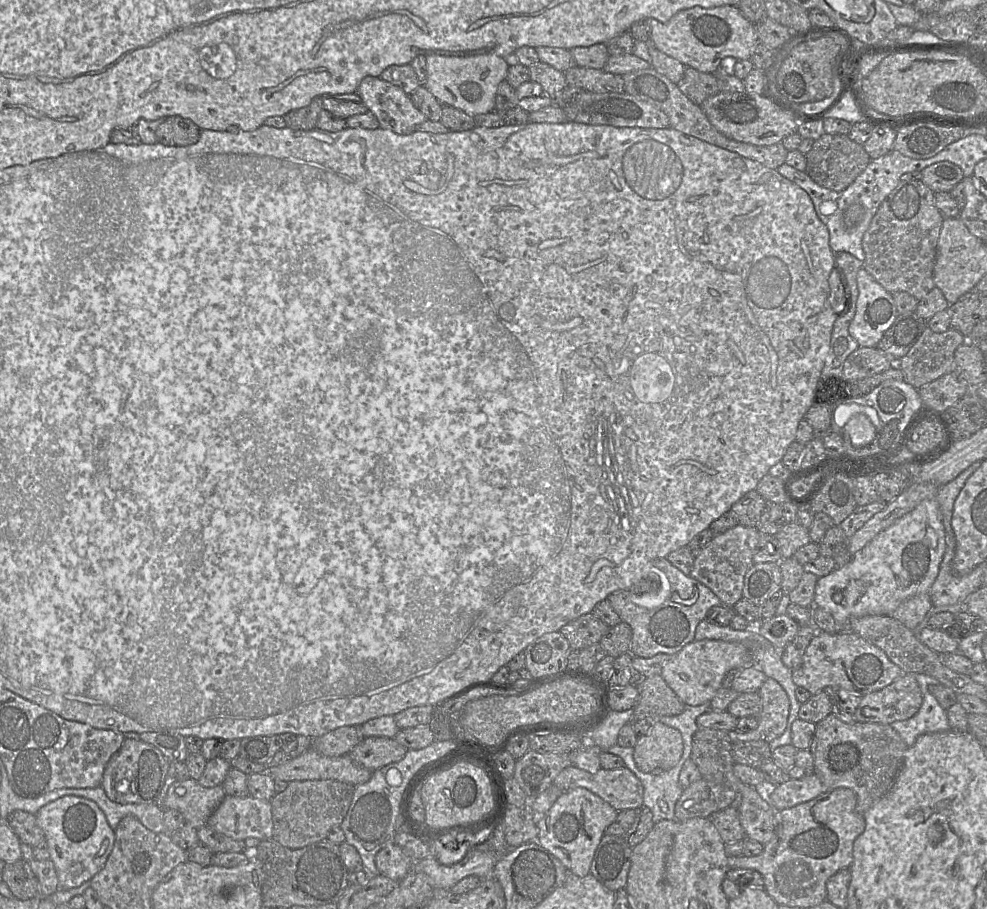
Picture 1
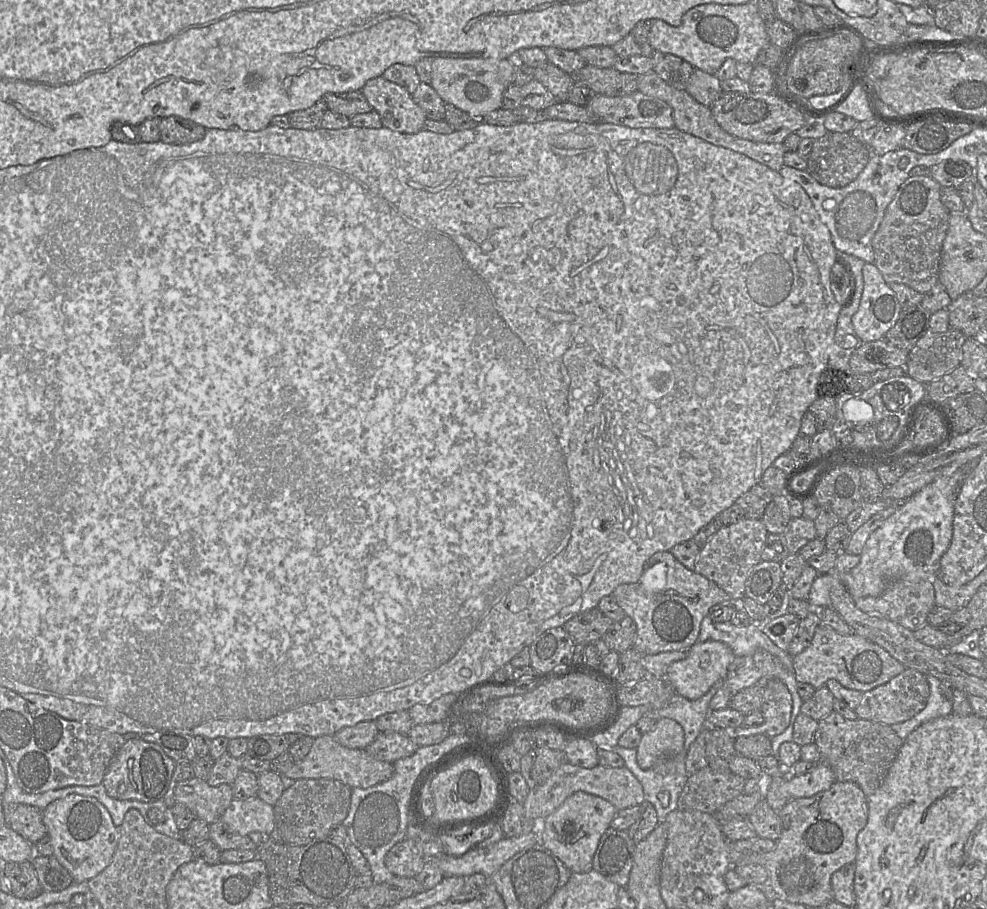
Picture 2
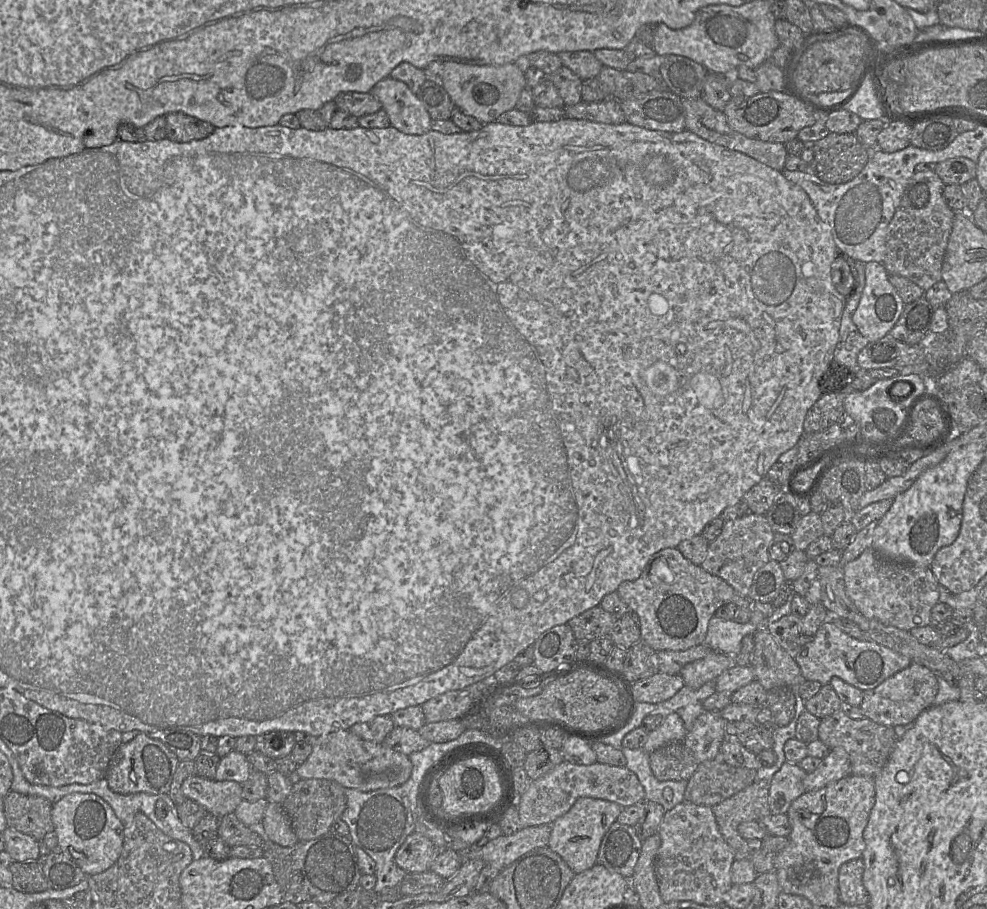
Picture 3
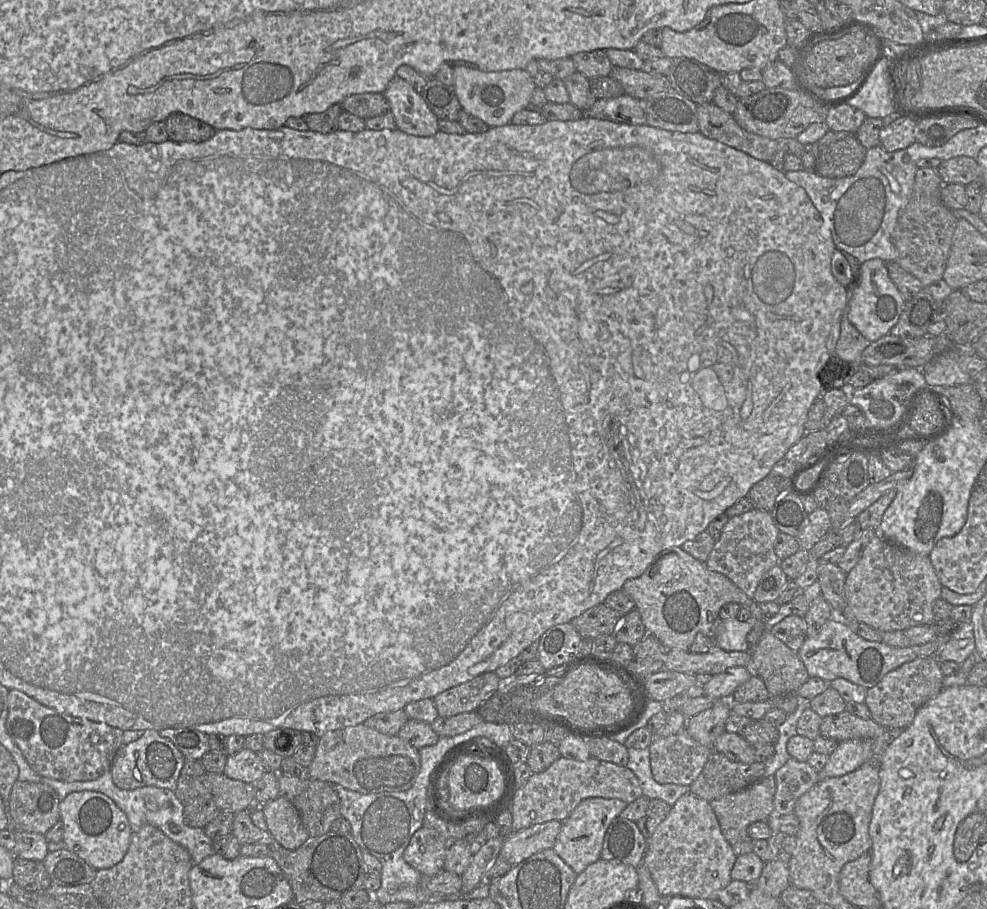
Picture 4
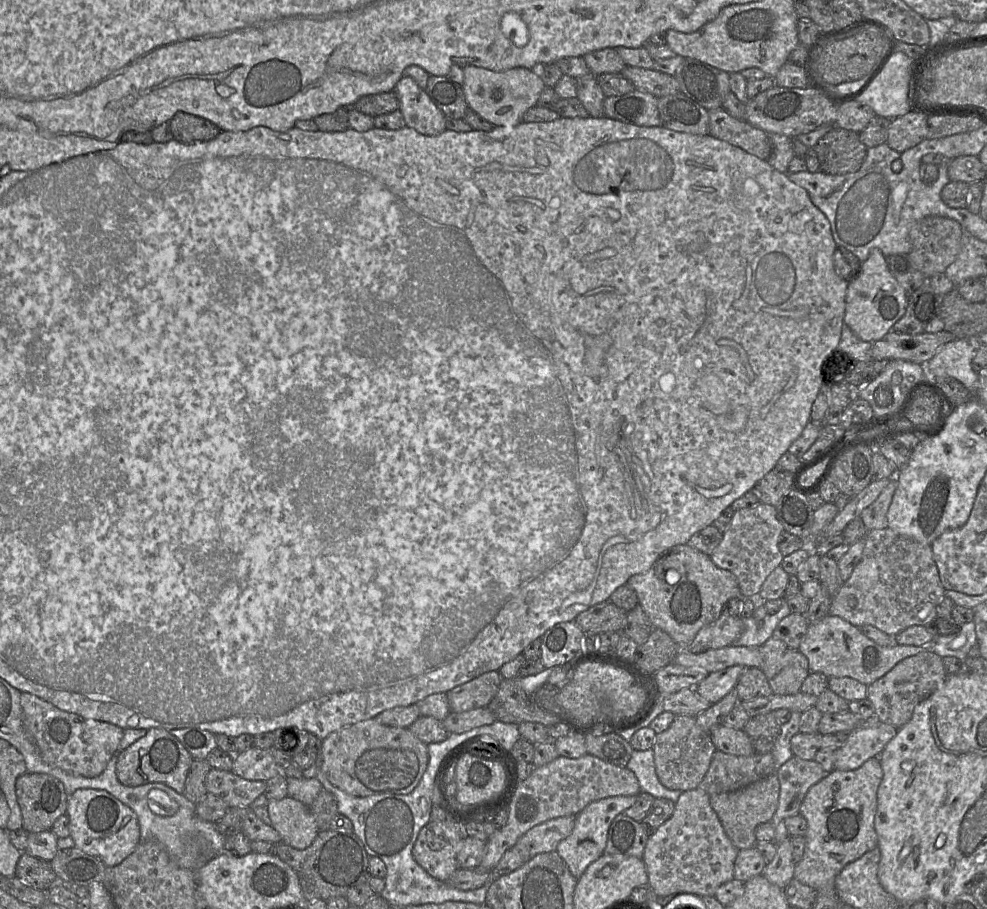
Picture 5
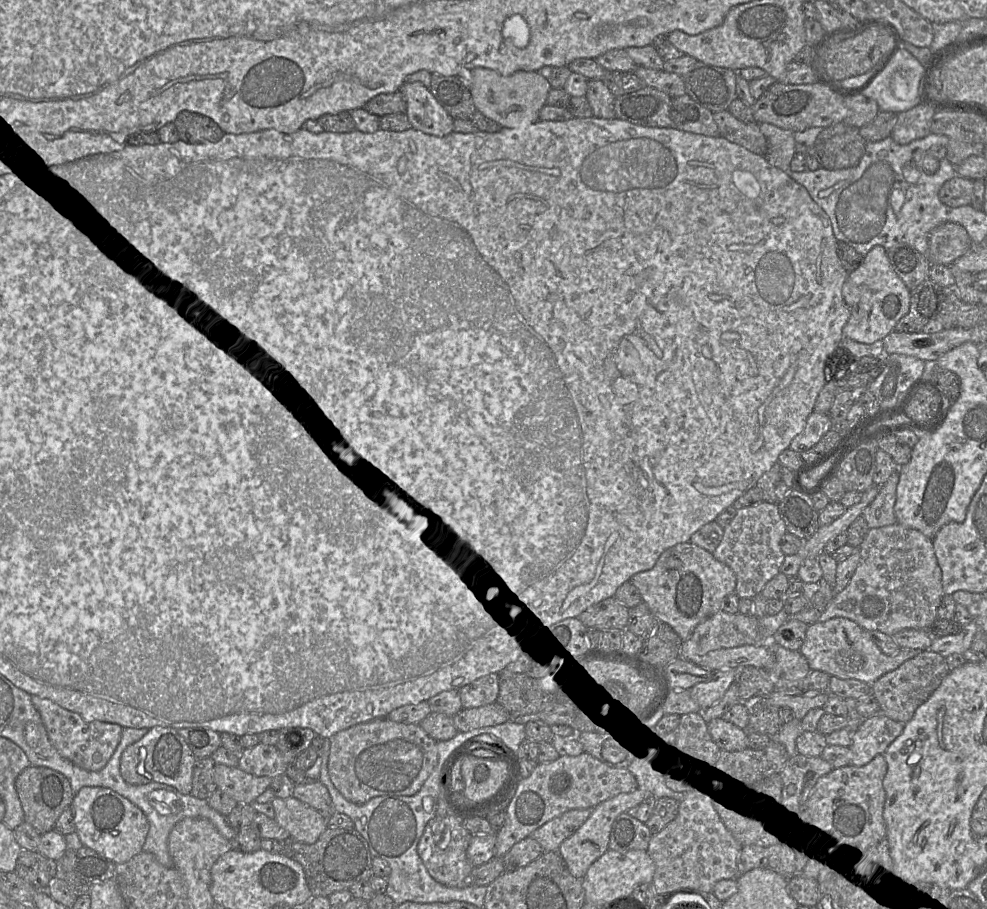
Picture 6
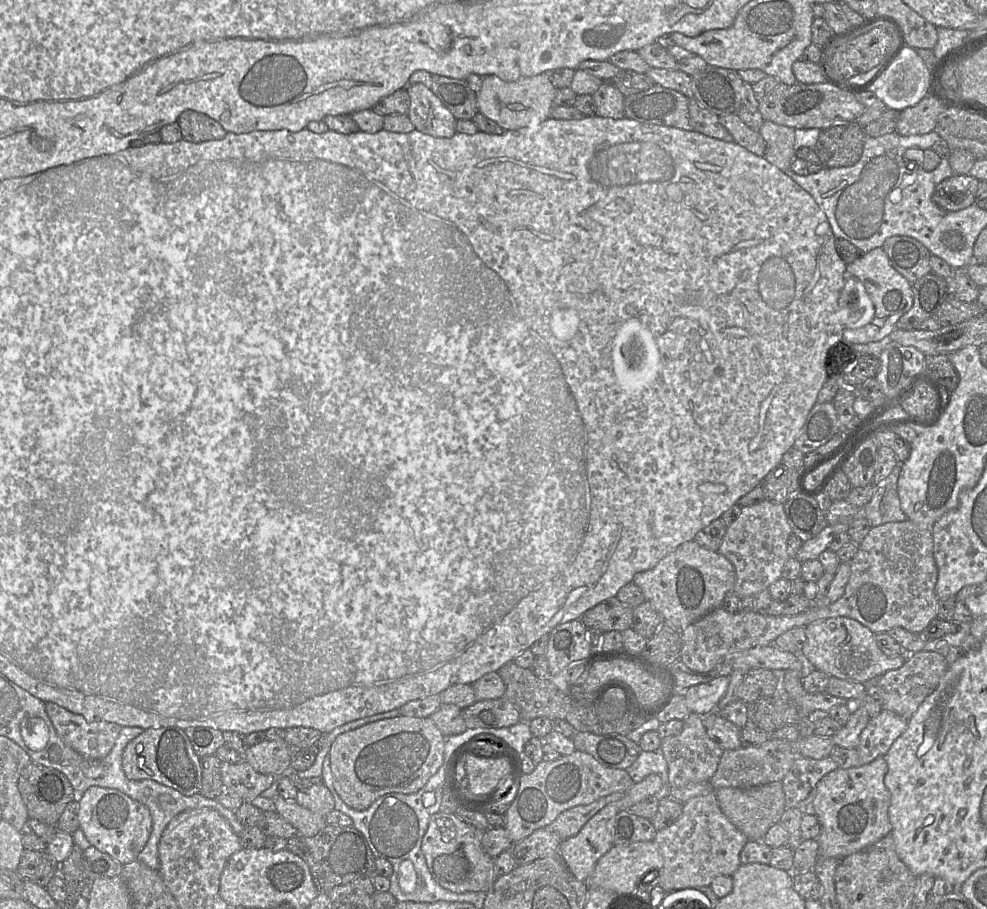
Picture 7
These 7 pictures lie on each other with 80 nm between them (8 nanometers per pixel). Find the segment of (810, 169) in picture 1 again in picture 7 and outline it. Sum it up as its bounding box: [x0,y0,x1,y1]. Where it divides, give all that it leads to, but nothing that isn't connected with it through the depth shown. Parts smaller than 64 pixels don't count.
[813,121,866,168]

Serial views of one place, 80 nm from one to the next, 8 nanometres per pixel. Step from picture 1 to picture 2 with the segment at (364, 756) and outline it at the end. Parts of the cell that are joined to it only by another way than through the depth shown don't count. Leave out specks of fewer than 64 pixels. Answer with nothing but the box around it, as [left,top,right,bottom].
[365,732,419,763]

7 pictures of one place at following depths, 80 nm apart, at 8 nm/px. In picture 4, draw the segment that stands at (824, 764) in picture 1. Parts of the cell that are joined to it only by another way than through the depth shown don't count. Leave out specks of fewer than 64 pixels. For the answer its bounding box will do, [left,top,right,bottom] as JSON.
[820,710,892,763]

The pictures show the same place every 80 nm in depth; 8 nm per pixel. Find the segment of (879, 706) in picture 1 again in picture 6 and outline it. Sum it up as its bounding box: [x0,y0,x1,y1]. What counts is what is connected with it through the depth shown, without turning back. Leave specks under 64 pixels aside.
[871,650,949,723]

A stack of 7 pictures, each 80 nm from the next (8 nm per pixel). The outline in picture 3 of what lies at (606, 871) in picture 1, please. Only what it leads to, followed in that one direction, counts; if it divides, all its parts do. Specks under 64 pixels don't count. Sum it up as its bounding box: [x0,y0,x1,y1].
[596,821,641,880]

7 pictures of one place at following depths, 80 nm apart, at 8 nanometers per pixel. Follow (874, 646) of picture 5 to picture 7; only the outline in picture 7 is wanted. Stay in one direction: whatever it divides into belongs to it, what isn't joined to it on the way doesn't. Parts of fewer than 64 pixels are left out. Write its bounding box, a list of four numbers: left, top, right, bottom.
[802,617,908,686]

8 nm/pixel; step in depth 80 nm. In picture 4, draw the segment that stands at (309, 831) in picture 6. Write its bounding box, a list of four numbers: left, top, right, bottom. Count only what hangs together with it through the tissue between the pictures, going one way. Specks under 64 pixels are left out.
[262,797,310,850]

